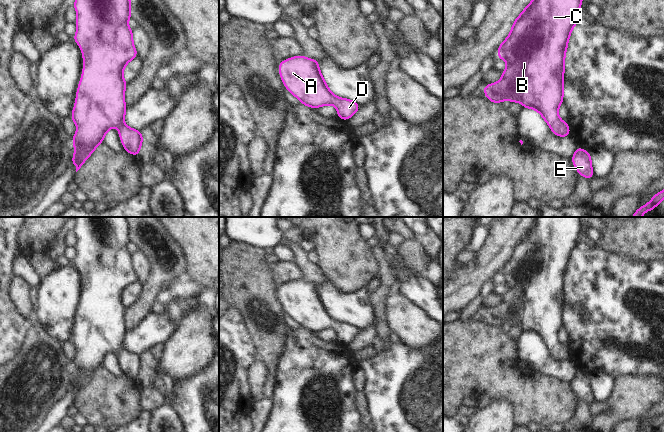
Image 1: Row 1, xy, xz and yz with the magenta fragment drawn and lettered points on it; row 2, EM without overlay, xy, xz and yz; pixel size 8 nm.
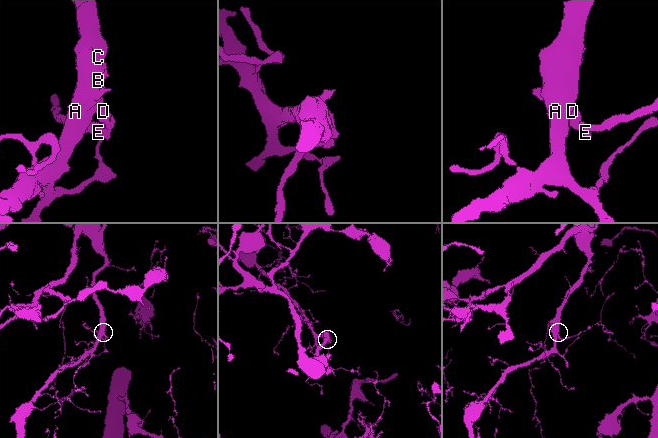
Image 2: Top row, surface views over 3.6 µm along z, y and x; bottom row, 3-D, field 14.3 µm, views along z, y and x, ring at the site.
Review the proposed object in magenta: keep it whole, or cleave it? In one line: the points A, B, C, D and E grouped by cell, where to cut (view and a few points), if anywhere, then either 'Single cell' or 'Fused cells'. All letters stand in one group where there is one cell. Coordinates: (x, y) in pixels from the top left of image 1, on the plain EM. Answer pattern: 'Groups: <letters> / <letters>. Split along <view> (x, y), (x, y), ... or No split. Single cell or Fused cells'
Groups: A B C D E. No split. Single cell

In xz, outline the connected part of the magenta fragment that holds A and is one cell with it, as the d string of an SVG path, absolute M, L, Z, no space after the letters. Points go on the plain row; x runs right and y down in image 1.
M294 280L282 286L279 286L279 299L285 309L285 312L296 322L300 323L302 329L311 332L319 332L322 330L333 328L337 335L337 342L349 344L360 332L360 329L347 322L339 322L335 320L327 311L320 293L319 285L307 282L305 280Z

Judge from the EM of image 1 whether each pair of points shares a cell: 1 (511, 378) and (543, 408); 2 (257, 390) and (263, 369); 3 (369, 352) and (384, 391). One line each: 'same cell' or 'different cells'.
1: same cell
2: same cell
3: different cells

